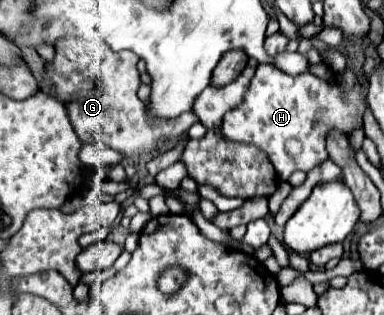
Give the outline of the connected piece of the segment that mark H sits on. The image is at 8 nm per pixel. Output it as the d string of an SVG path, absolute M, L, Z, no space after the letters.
M258 65L256 75L252 77L248 91L244 93L244 99L238 107L228 111L222 119L222 135L236 143L252 143L256 147L262 147L270 161L276 167L276 173L280 179L288 179L294 171L310 171L322 161L328 159L326 151L326 135L334 131L342 131L344 135L350 135L356 129L362 129L362 117L368 107L366 93L360 87L358 81L354 81L350 91L344 91L344 81L334 77L332 81L320 79L312 73L300 73L300 75L288 75L274 65Z

